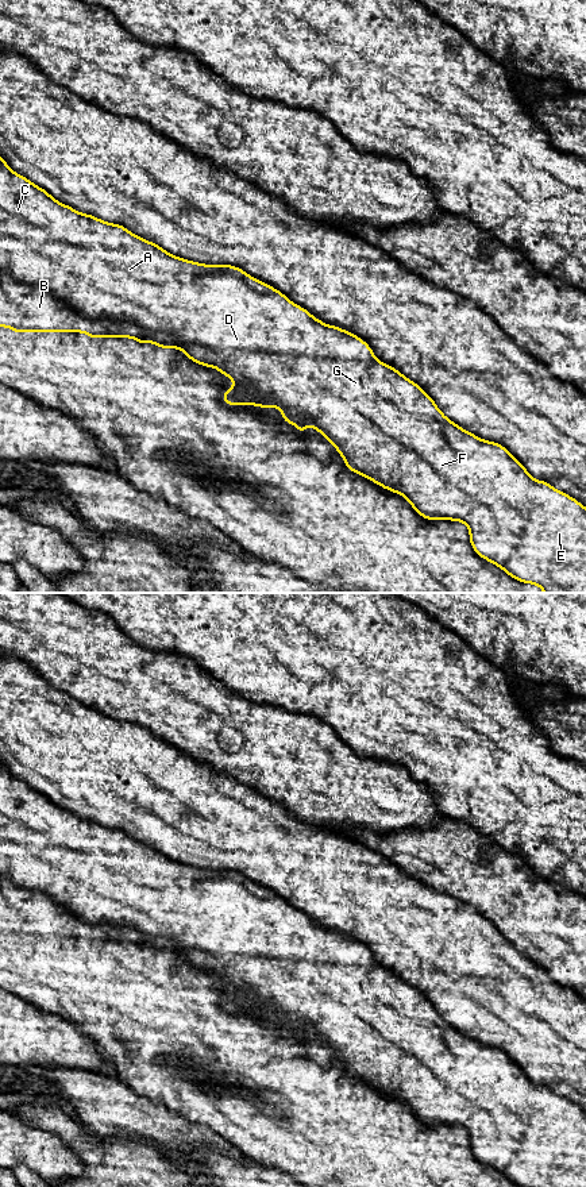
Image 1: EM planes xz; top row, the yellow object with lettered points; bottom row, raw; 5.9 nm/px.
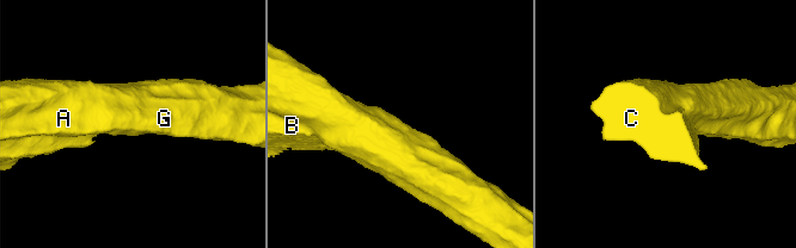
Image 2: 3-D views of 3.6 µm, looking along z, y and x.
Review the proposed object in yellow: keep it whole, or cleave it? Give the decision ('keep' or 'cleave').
cleave

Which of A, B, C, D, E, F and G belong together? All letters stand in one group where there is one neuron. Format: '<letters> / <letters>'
A C D E F G / B

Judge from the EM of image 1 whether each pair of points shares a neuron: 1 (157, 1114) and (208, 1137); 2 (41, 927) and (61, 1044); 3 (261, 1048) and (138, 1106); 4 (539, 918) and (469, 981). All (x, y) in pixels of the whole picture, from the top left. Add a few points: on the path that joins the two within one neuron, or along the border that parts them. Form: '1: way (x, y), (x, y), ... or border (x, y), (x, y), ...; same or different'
1: way (169, 1126), (182, 1137), (196, 1137); same
2: border (27, 1001), (41, 1010), (70, 1020), (83, 1033); different
3: border (123, 1082), (138, 1094), (146, 1095), (178, 1114); different
4: border (489, 921), (535, 964); different

